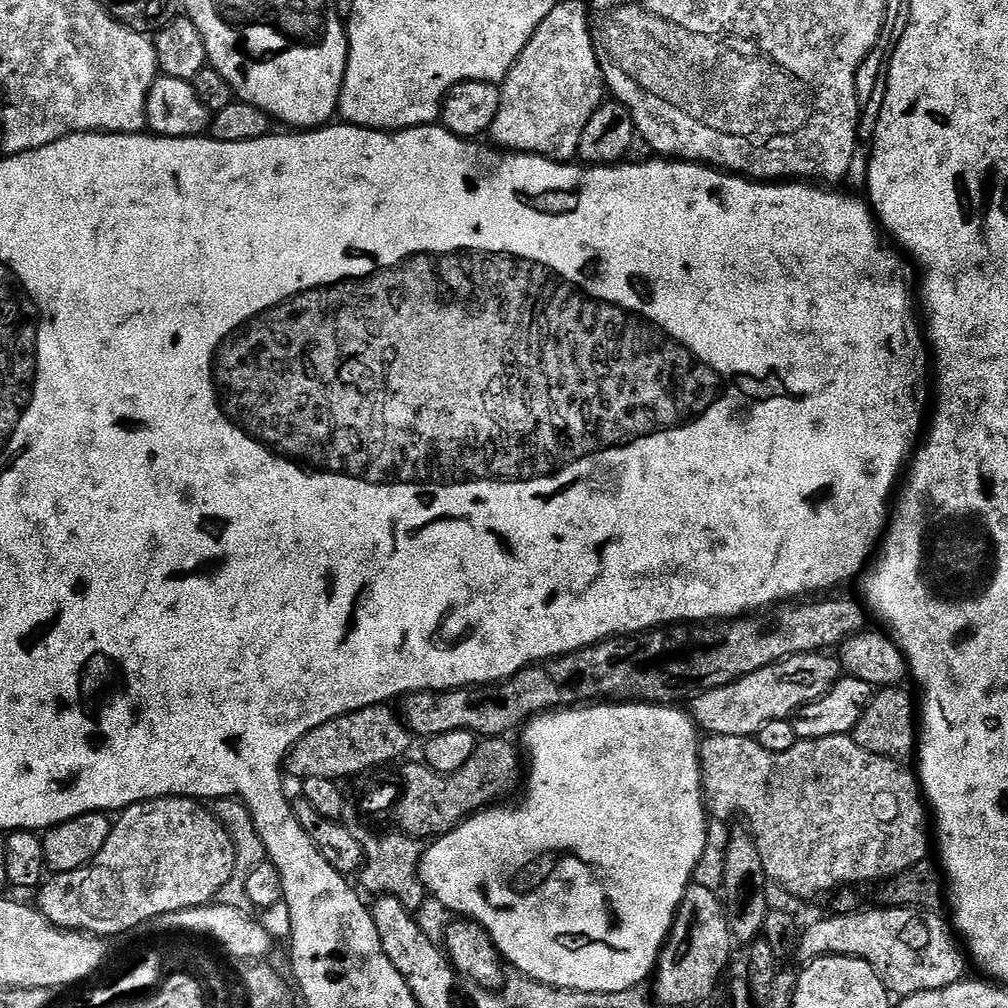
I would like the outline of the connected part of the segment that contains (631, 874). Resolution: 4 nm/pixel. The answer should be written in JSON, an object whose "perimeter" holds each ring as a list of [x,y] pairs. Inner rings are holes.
{"perimeter":[[[589,702],[533,716],[522,728],[528,789],[520,804],[513,808],[488,806],[463,820],[453,832],[435,837],[429,843],[432,845],[423,849],[418,871],[430,896],[442,902],[457,917],[467,918],[473,924],[484,927],[497,952],[509,965],[512,963],[522,975],[528,976],[529,981],[570,990],[616,992],[644,984],[653,975],[660,951],[668,941],[668,931],[676,921],[676,911],[689,884],[693,883],[695,868],[706,848],[710,819],[704,807],[704,788],[700,785],[701,737],[691,715],[676,708],[679,707],[635,702]]]}

